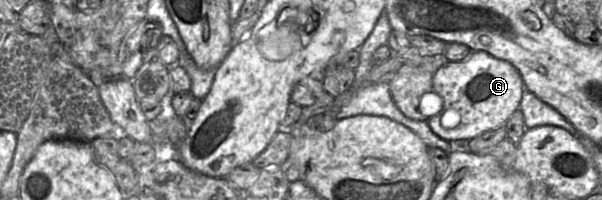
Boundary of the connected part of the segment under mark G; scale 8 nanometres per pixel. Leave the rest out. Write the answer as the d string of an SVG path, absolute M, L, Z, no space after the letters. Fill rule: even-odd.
M473 51L465 60L446 62L436 71L432 92L441 97L442 109L428 119L431 130L446 141L467 142L507 123L519 109L524 84L511 63L484 51Z

